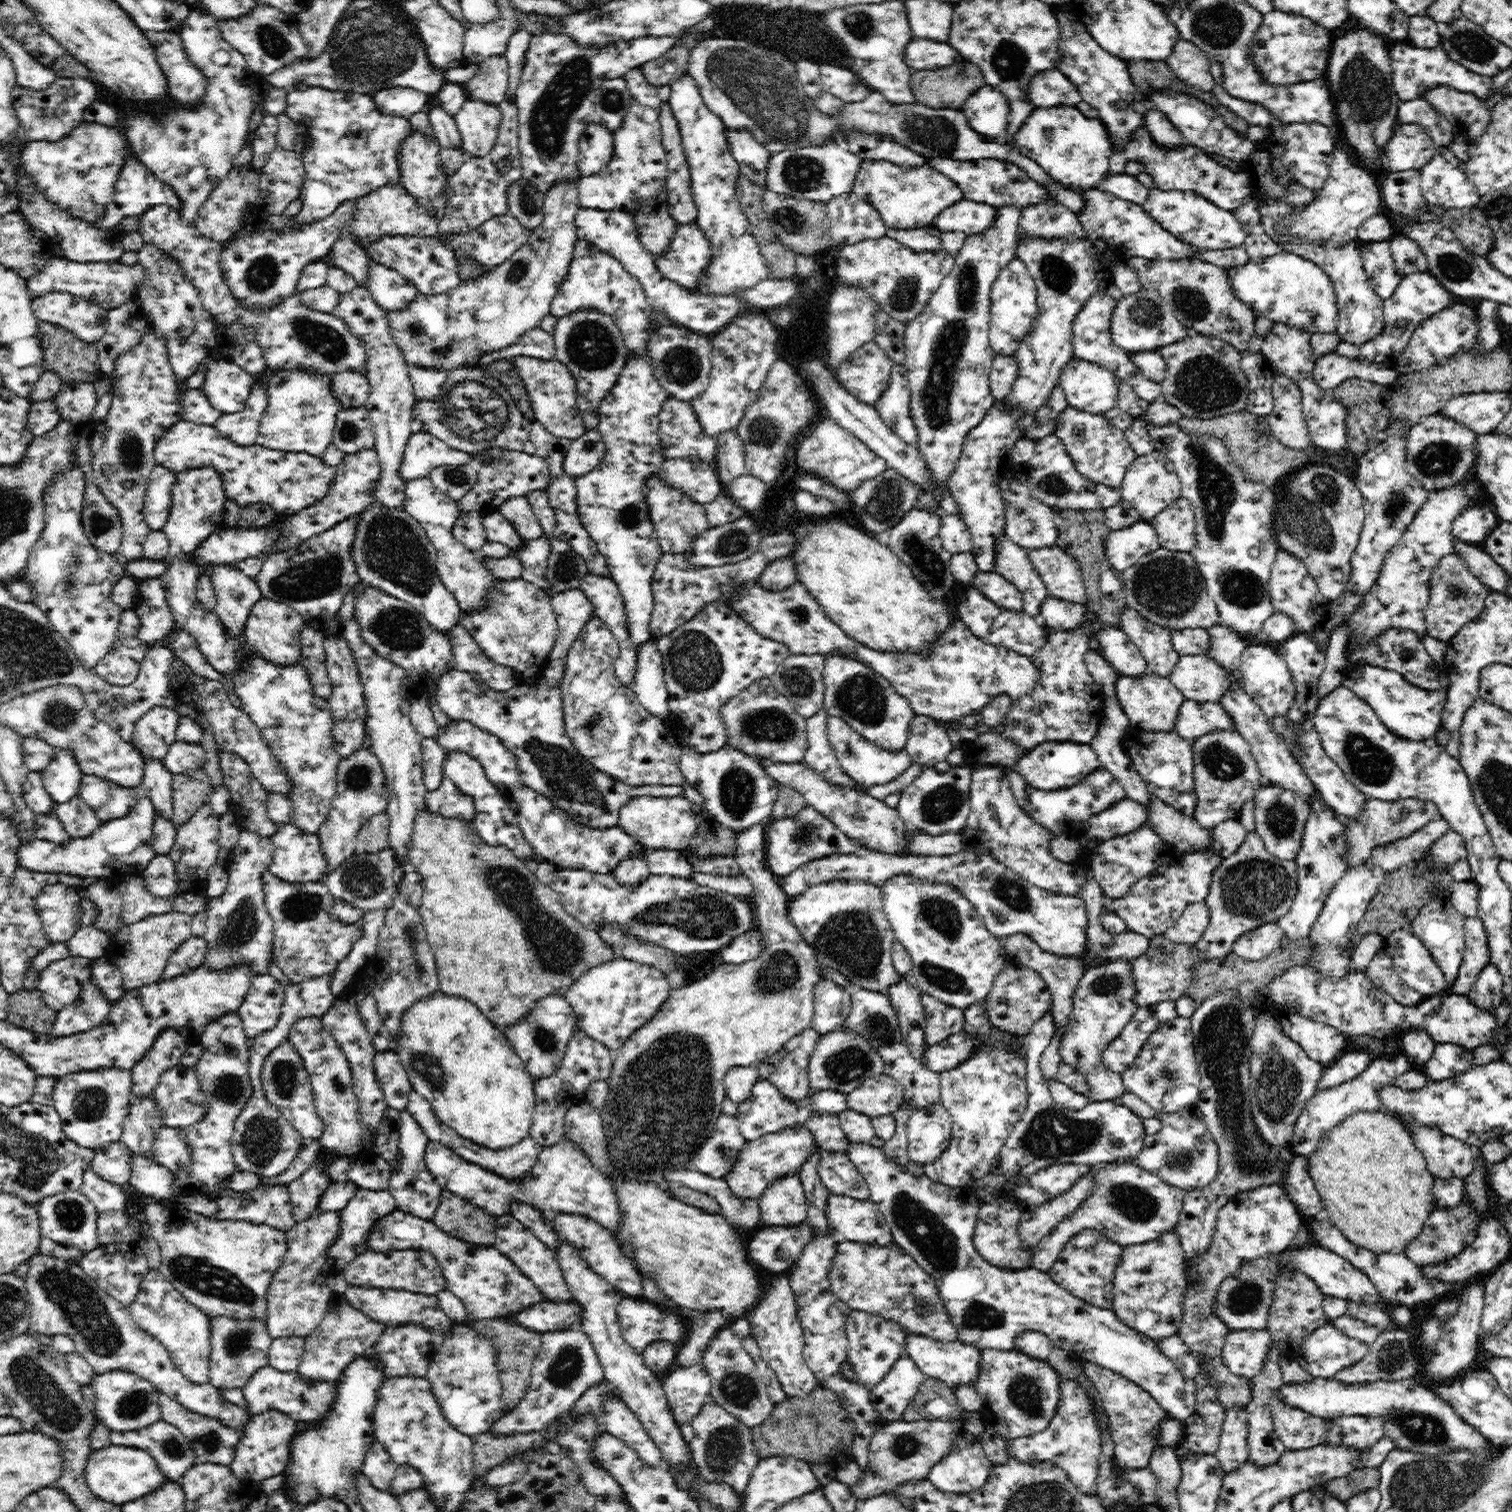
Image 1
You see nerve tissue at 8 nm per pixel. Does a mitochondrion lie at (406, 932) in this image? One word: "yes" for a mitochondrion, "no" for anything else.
yes

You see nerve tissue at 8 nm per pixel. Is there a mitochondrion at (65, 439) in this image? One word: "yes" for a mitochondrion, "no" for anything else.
no

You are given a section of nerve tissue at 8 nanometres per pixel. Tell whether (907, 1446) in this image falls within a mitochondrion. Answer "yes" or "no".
yes

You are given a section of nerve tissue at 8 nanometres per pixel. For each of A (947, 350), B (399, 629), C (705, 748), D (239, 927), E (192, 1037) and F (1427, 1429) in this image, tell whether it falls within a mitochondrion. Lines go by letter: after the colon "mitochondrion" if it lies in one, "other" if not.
A: mitochondrion
B: mitochondrion
C: other
D: mitochondrion
E: other
F: mitochondrion

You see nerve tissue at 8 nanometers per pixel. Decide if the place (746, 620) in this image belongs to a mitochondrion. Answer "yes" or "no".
no

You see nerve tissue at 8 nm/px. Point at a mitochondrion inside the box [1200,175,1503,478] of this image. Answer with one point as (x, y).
(1449, 267)

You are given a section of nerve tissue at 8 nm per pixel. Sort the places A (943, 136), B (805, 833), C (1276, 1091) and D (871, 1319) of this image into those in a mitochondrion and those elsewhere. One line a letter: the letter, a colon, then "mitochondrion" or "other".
A: mitochondrion
B: mitochondrion
C: mitochondrion
D: other

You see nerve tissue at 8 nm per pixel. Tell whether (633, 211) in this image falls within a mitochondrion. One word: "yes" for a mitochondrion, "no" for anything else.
no

